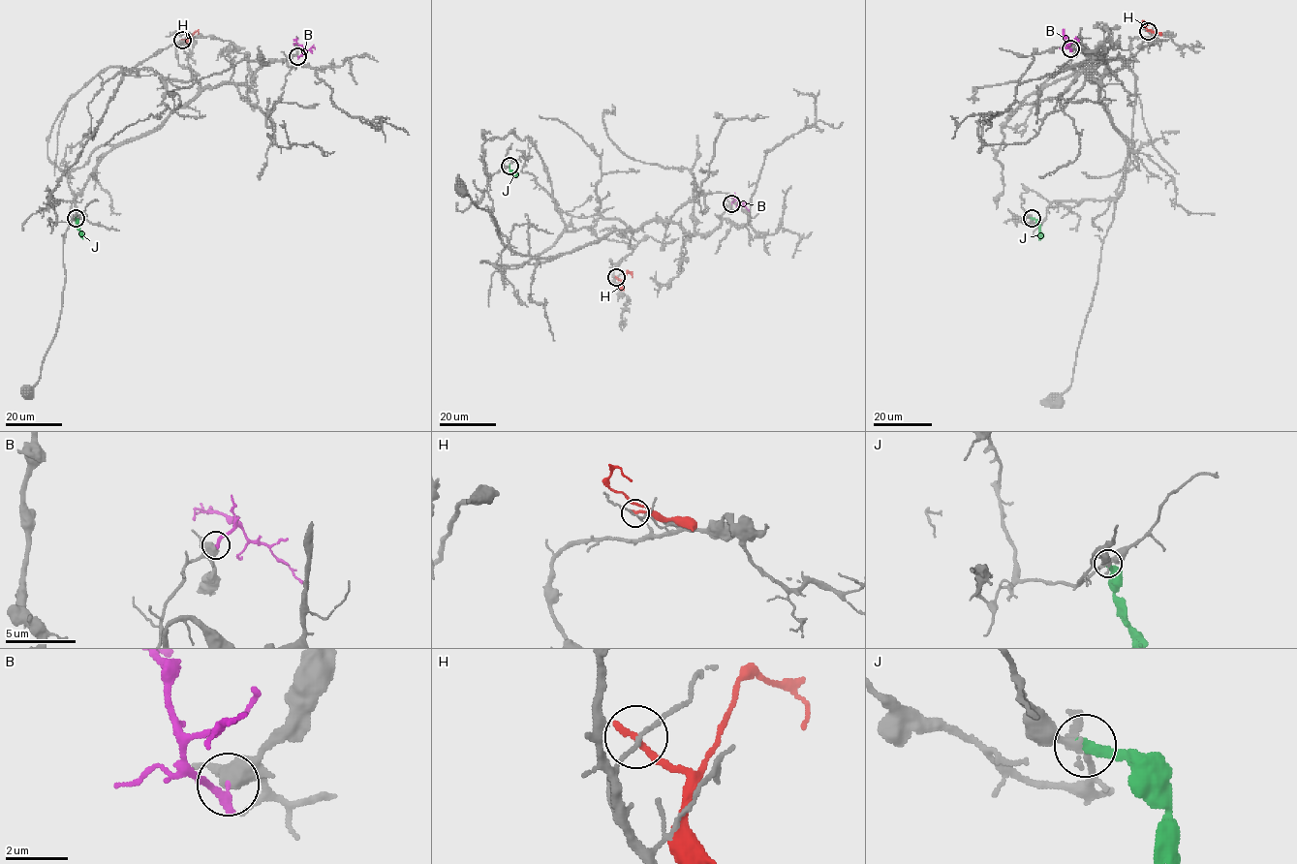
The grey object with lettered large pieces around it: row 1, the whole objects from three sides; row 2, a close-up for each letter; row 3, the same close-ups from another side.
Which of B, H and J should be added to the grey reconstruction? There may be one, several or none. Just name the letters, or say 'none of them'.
none of them

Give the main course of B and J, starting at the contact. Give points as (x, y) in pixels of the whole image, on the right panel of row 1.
B: (1071, 48), (1066, 45), (1075, 39), (1079, 41)
J: (1032, 218), (1039, 225), (1039, 239)

